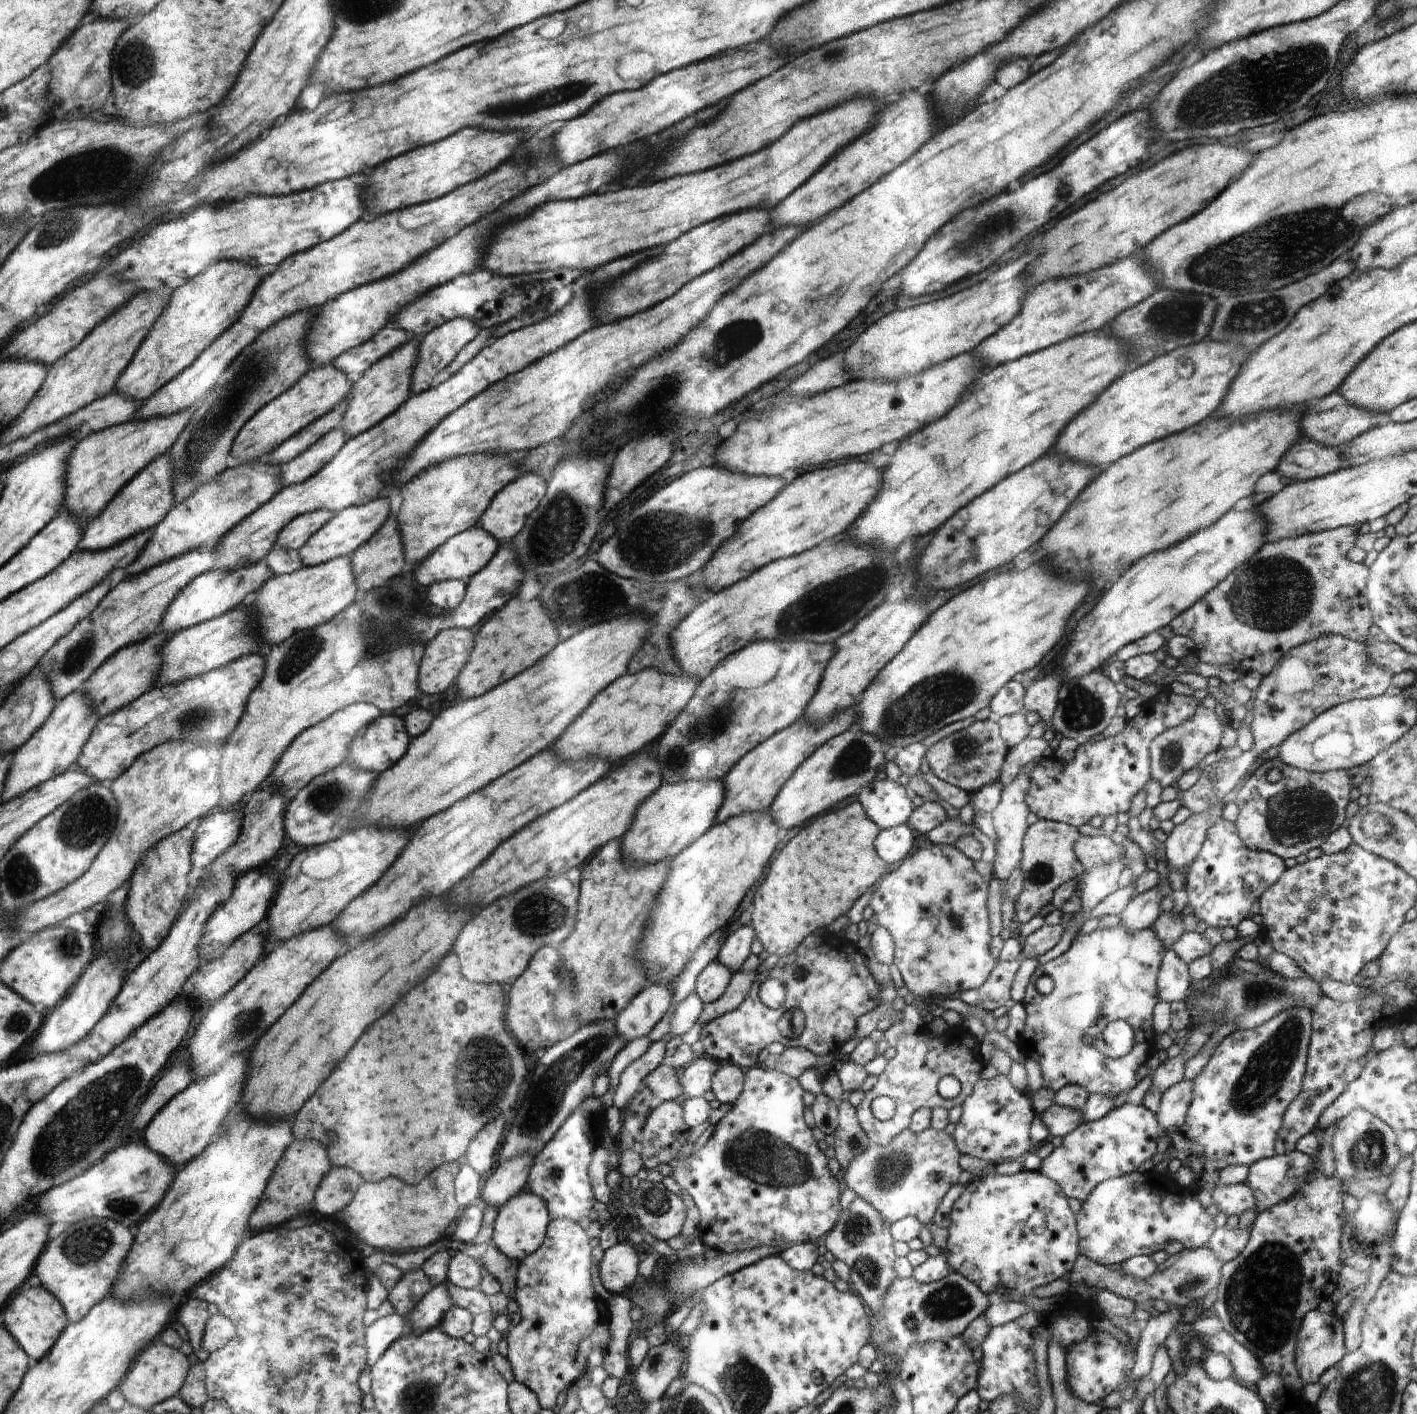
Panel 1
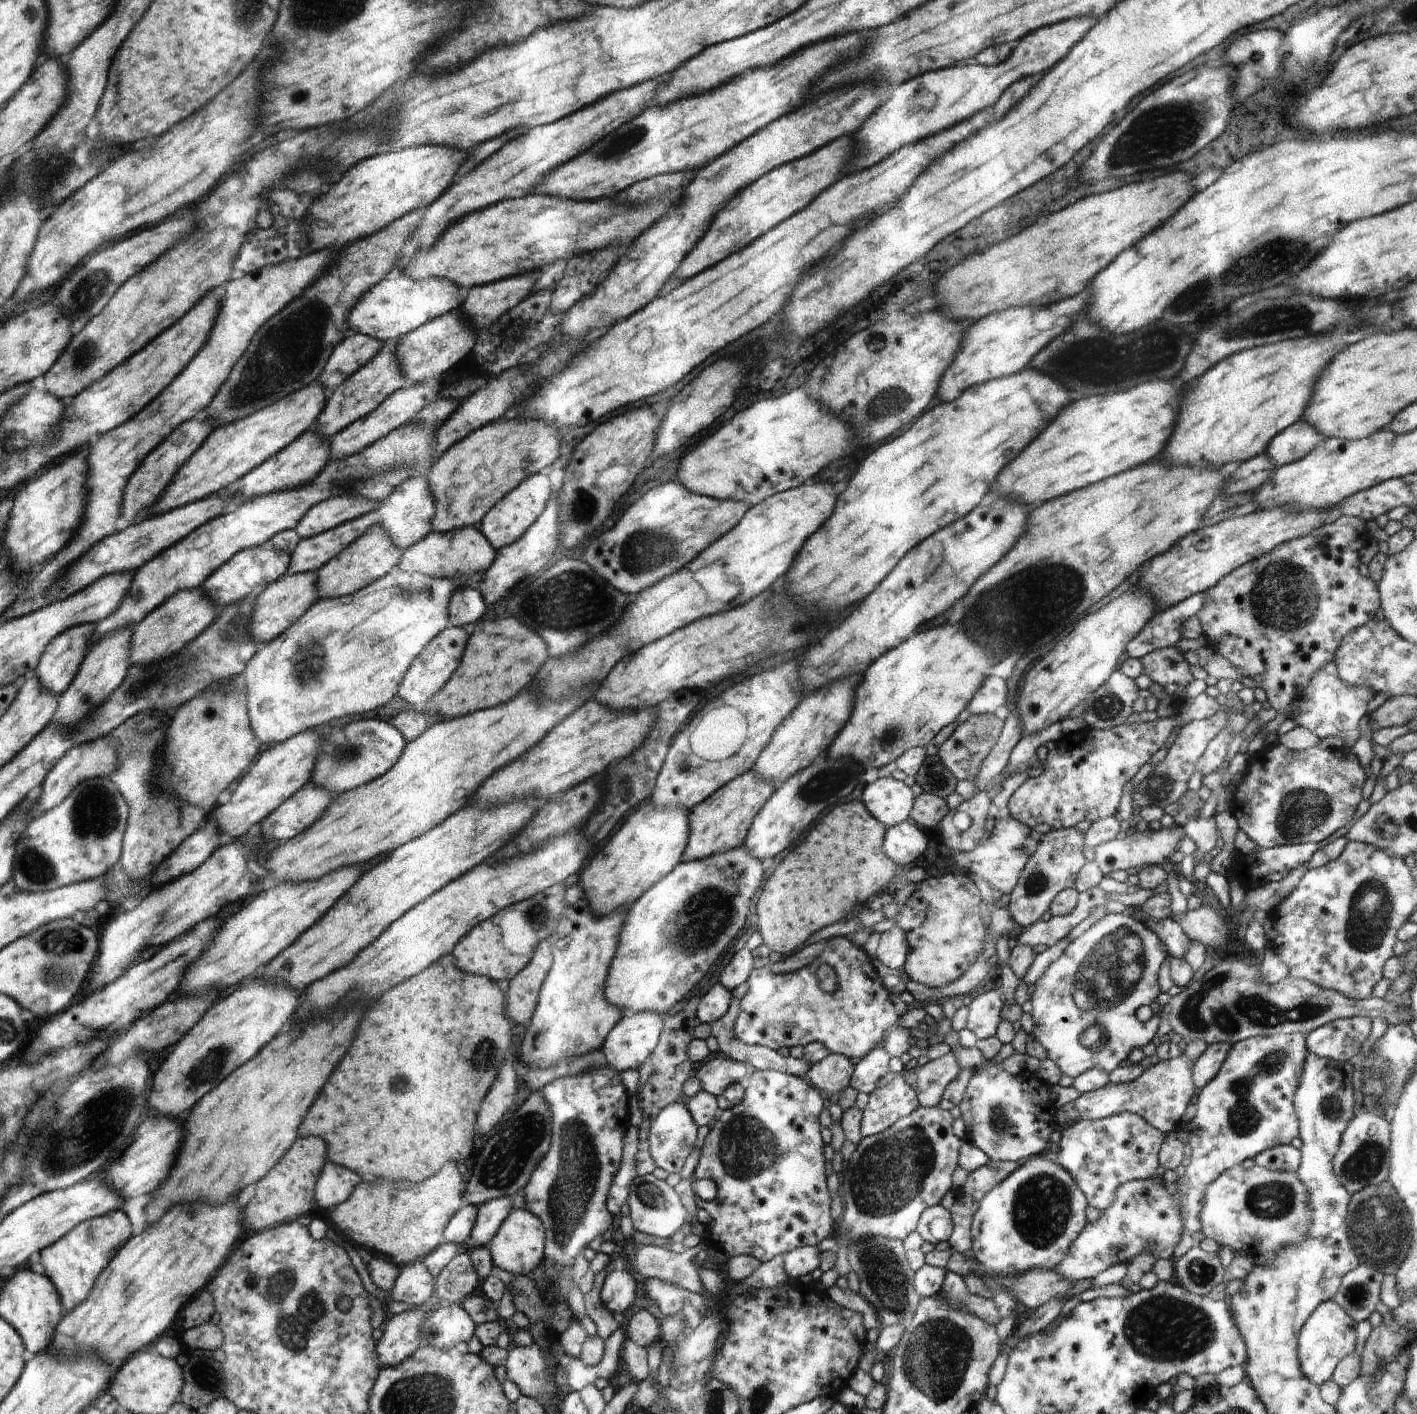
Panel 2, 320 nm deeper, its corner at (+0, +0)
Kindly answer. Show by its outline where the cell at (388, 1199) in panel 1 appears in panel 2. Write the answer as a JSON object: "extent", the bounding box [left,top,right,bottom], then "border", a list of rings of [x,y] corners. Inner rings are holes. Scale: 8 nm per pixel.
{"extent":[333,1162,462,1268],"border":[[[454,1162],[447,1163],[445,1167],[434,1172],[430,1179],[422,1183],[398,1182],[394,1180],[382,1180],[382,1184],[358,1184],[352,1196],[345,1203],[334,1208],[333,1220],[340,1227],[338,1232],[345,1232],[354,1240],[354,1244],[360,1244],[362,1249],[370,1248],[374,1252],[386,1252],[384,1258],[389,1258],[399,1268],[412,1264],[412,1262],[423,1263],[422,1258],[427,1259],[445,1240],[446,1224],[460,1208],[462,1198],[462,1178]]]}

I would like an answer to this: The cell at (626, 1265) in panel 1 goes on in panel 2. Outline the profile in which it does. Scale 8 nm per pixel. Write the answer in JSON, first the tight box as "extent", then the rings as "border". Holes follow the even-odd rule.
{"extent":[600,1270,636,1318],"border":[[[614,1270],[612,1274],[605,1277],[604,1284],[600,1290],[601,1304],[606,1311],[609,1311],[613,1316],[622,1318],[624,1310],[632,1306],[634,1298],[636,1298],[636,1284],[634,1278],[624,1272],[624,1270]]]}

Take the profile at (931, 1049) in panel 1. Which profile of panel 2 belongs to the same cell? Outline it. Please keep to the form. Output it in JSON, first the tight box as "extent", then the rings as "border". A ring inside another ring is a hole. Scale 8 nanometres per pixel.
{"extent":[862,1076,919,1136],"border":[[[896,1076],[890,1084],[886,1084],[884,1088],[876,1088],[870,1094],[870,1101],[863,1111],[866,1120],[862,1120],[862,1136],[872,1136],[872,1134],[879,1134],[882,1130],[886,1131],[904,1116],[917,1111],[919,1107],[915,1090],[903,1076]]]}

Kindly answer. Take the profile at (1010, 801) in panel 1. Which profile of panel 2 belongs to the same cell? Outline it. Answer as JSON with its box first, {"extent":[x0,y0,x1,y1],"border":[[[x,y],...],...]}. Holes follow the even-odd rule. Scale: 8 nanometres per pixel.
{"extent":[949,767,1041,895],"border":[[[1039,767],[1037,769],[1033,769],[1033,771],[1026,770],[1026,772],[1020,772],[1020,774],[1014,774],[1012,778],[1008,778],[1008,780],[1002,780],[1000,782],[1000,790],[996,792],[996,796],[990,799],[989,812],[987,815],[987,820],[985,824],[985,832],[984,836],[980,838],[980,842],[978,845],[970,852],[960,852],[960,851],[952,851],[949,852],[951,857],[956,862],[956,864],[964,868],[964,870],[968,870],[969,873],[979,874],[990,884],[990,888],[996,892],[1002,892],[1002,895],[1010,895],[1012,890],[1016,887],[1018,883],[1018,878],[1020,877],[1020,872],[1022,872],[1022,868],[1024,868],[1024,864],[1028,862],[1028,858],[1036,852],[1036,848],[1038,848],[1038,842],[1040,841],[1041,834],[1038,833],[1034,829],[1028,828],[1022,824],[1022,822],[1018,822],[1010,816],[1010,812],[1008,811],[1008,802],[1010,796],[1030,777],[1033,773],[1038,772]]]}

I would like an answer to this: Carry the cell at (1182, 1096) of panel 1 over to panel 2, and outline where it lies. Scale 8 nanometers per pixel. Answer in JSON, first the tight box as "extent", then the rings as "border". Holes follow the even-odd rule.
{"extent":[1192,1042,1231,1088],"border":[[[1226,1042],[1214,1043],[1207,1046],[1204,1053],[1193,1062],[1192,1082],[1196,1088],[1203,1088],[1218,1074],[1231,1045]]]}

